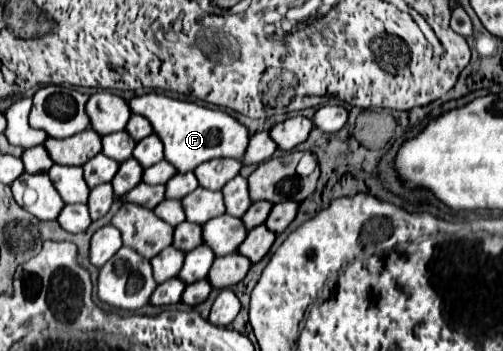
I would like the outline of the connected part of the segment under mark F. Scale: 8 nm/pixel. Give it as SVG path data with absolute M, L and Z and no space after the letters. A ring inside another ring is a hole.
M147 93L141 97L133 97L129 101L133 113L139 113L149 119L155 133L161 137L165 145L165 159L177 167L179 173L193 171L197 165L217 159L217 157L233 157L243 159L245 147L249 145L249 131L235 117L221 109L203 107L191 101L171 99L159 93Z

